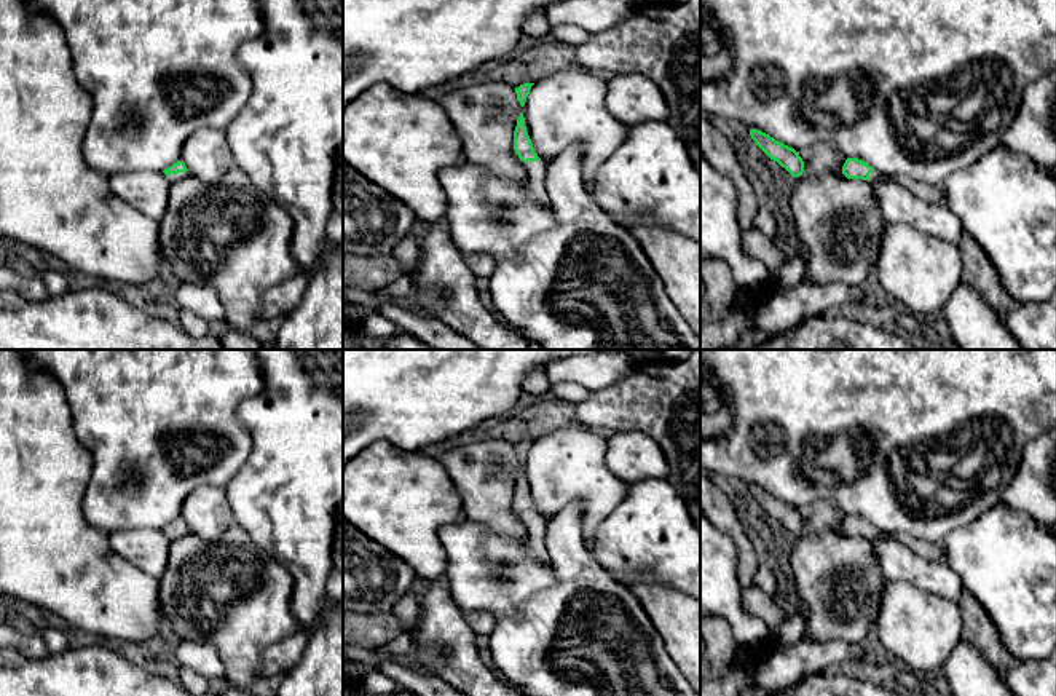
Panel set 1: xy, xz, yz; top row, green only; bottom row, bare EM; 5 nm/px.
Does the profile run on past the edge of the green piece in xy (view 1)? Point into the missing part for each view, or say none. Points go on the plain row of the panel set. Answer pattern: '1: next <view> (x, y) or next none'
1: next xy (173, 535)

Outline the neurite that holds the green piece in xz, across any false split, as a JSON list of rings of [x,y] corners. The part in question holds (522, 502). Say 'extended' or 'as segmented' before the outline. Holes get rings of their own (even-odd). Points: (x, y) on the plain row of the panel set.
extended | [[[520,471],[514,488],[514,508],[518,512],[520,519],[523,519],[526,524],[531,557],[539,562],[546,562],[547,546],[544,540],[547,535],[547,520],[542,519],[533,506],[531,496],[526,490],[523,471]]]

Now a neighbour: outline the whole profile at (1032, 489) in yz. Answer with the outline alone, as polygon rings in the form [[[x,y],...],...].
[[[1056,426],[1027,442],[1000,504],[1026,511],[1040,525],[1056,525]]]

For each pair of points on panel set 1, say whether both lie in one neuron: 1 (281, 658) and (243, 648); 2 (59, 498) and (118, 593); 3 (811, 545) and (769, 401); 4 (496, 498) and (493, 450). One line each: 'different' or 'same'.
1: different
2: same
3: different
4: same

